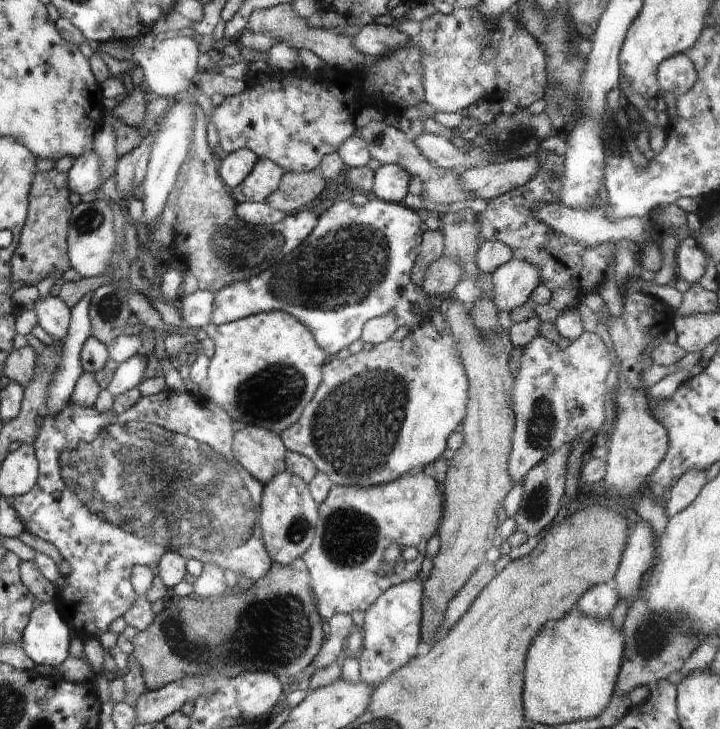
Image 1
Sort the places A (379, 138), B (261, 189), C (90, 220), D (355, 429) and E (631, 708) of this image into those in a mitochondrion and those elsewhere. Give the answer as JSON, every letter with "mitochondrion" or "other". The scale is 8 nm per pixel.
{"A":"mitochondrion","B":"other","C":"mitochondrion","D":"mitochondrion","E":"other"}

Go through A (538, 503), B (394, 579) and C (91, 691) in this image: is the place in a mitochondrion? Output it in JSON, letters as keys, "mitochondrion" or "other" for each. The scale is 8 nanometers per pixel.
{"A":"mitochondrion","B":"other","C":"other"}

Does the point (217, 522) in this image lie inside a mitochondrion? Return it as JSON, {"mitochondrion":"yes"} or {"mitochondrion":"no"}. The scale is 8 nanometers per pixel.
{"mitochondrion":"yes"}

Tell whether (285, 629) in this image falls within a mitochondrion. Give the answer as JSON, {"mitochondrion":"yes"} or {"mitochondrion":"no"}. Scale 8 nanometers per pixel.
{"mitochondrion":"yes"}

